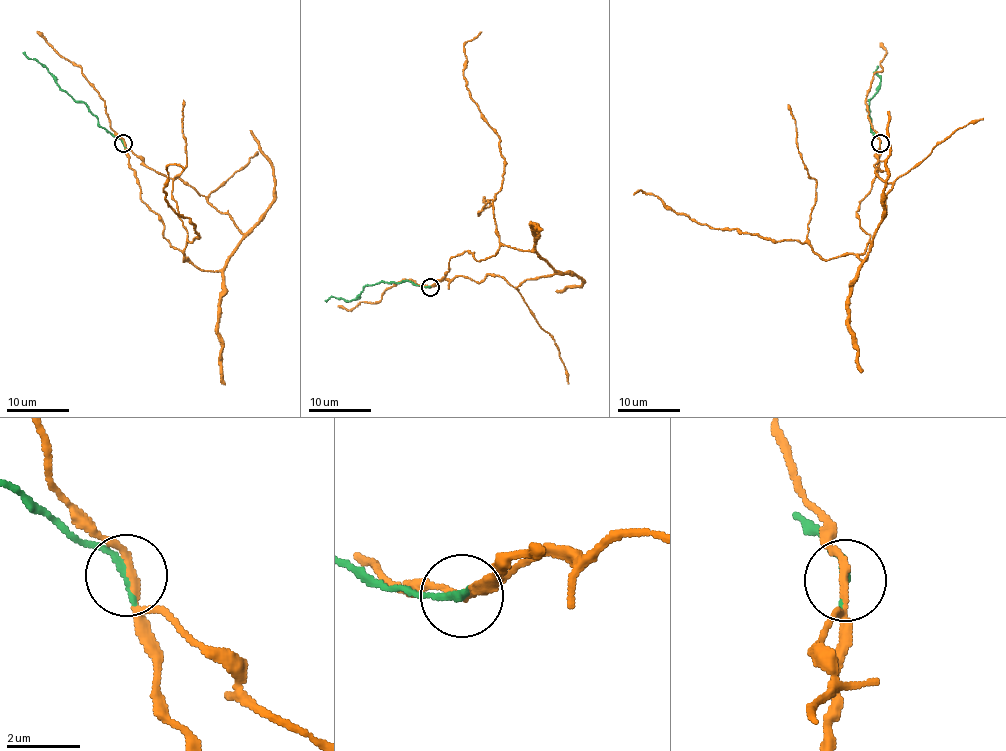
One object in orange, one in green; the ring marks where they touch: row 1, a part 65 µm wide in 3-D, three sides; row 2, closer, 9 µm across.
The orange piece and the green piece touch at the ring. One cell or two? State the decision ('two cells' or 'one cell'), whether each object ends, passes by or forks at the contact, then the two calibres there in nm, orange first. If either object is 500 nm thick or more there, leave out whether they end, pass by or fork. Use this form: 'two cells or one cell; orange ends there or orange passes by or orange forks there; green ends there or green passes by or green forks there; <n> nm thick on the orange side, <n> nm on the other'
one cell; orange passes by; green ends there; 160 nm thick on the orange side, 220 nm on the other

